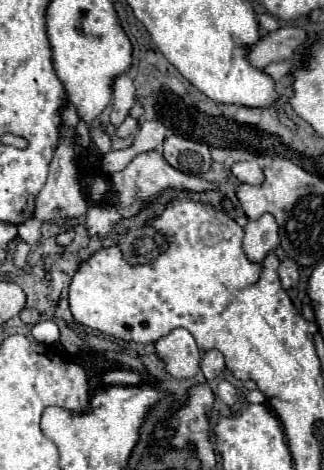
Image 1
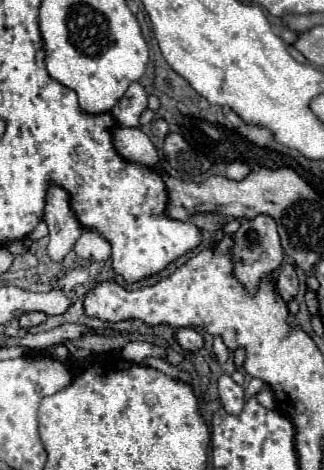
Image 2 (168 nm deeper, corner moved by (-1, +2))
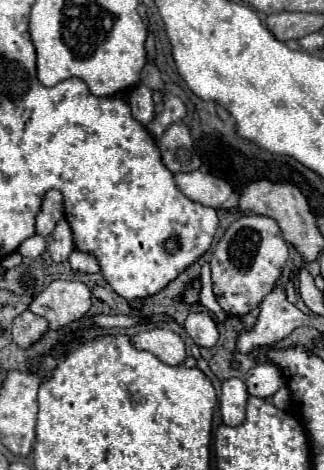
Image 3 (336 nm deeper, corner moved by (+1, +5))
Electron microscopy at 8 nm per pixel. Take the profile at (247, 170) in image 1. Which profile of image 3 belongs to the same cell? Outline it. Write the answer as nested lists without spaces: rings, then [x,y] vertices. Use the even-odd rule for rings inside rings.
[[[192,171],[192,173],[176,173],[174,181],[178,189],[192,201],[200,201],[206,207],[222,207],[222,203],[234,193],[230,181],[218,179],[210,173]]]

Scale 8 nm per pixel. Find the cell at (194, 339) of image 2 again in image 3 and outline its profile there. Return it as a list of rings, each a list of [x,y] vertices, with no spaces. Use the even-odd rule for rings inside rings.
[[[206,311],[190,313],[184,329],[198,347],[214,347],[218,341],[216,323],[210,319],[210,315]]]

